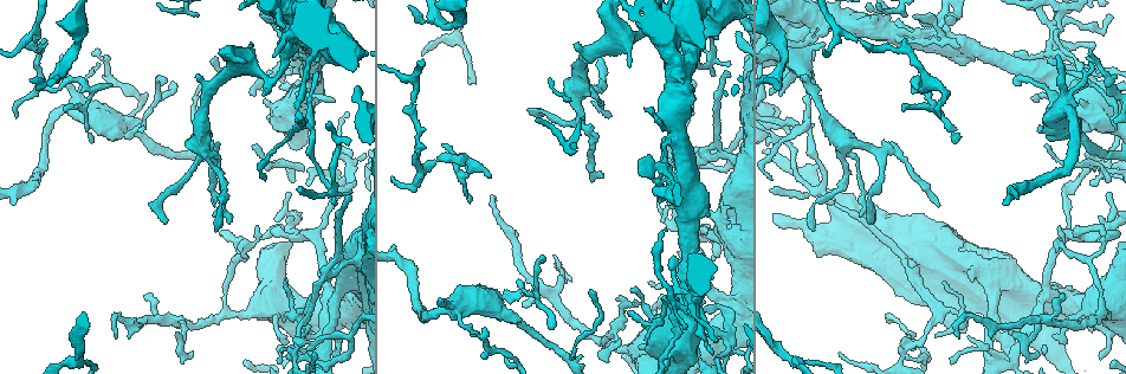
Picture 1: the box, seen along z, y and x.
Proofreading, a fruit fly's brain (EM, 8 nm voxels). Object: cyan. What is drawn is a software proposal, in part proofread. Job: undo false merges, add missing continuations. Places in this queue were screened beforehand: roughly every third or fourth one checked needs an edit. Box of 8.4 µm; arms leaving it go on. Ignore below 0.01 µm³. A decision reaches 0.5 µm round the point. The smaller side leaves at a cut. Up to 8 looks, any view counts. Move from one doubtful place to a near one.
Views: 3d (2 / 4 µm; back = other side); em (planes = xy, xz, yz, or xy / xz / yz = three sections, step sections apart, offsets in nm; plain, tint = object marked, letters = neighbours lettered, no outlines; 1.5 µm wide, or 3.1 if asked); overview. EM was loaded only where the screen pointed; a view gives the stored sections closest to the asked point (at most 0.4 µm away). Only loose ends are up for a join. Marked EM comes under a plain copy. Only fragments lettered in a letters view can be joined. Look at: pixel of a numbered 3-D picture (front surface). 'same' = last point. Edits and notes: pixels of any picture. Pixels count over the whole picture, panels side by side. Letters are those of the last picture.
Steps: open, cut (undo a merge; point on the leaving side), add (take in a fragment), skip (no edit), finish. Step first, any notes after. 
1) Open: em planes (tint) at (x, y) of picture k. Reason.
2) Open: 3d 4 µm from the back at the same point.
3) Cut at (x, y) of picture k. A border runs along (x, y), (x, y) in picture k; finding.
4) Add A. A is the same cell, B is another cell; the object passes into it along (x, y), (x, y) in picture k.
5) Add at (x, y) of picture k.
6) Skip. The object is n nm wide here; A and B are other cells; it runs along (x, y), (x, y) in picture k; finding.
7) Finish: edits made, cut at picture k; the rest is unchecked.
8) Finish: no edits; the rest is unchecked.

Open: em planes (letters) at (1097, 65) of picture 1. Sharp bend.

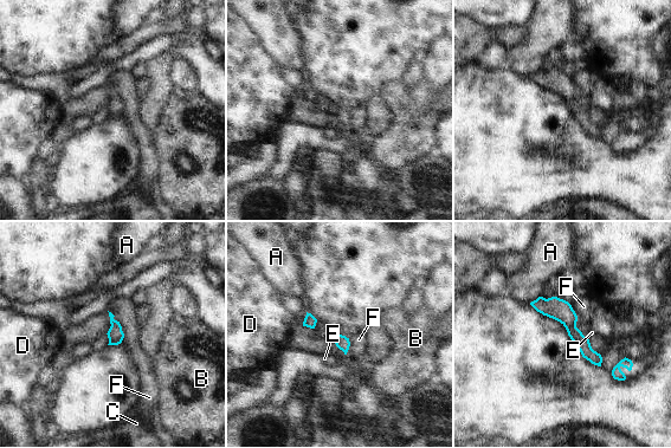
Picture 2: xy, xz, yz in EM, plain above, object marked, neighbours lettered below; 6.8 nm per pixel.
Skip. A, B, C, D, E and F are other cells; a border runs along (118, 323), (123, 333), (122, 342) in picture 2; all the same cell.

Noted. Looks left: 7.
Open: em planes (tint) at (519, 295) of picture 1. Abrupt turn.

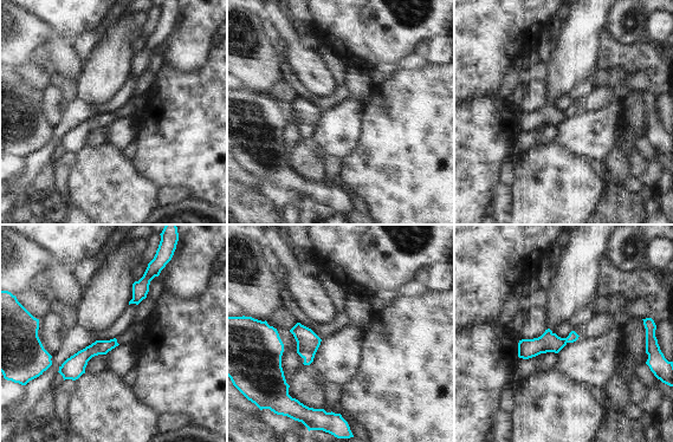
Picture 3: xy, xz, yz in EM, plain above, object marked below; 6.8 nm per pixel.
Open: em planes (letters) at the same point. What lies round it.

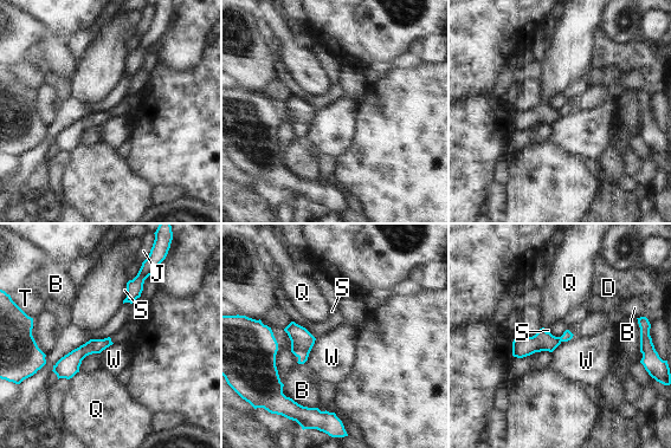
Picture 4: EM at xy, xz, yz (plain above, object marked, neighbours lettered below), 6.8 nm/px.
Skip. The object is 100 nm wide here; B, D, J, Q, S, T and W are other cells; a border runs along (316, 338), (308, 358), (301, 364) in picture 4; continuous, no second cell.

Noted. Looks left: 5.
Open: 3d 4 µm at (905, 342) of picture 1. Thin neck.

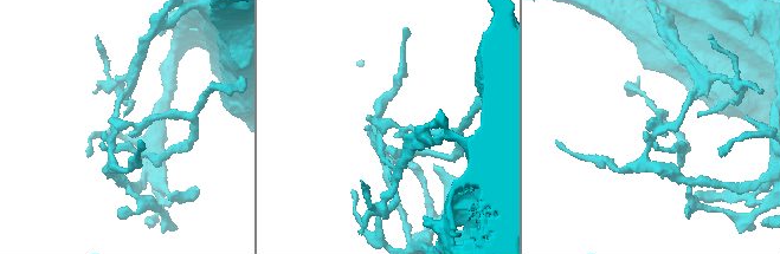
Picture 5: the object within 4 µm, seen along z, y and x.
Open: em planes (tint) at (116, 128) of picture 5.

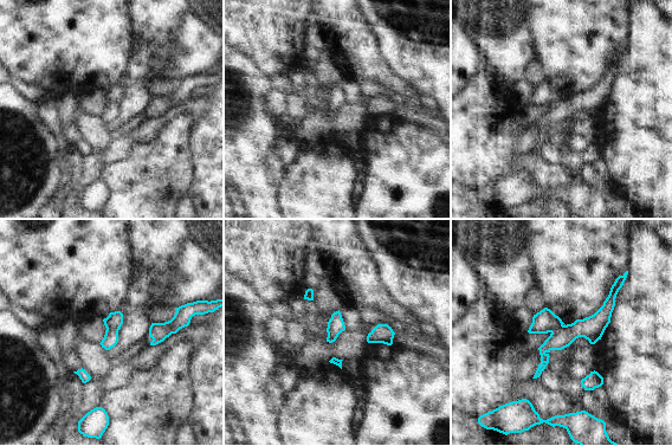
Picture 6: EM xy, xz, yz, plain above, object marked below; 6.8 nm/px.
Open: em planes (letters) at the same point. What lies round it.

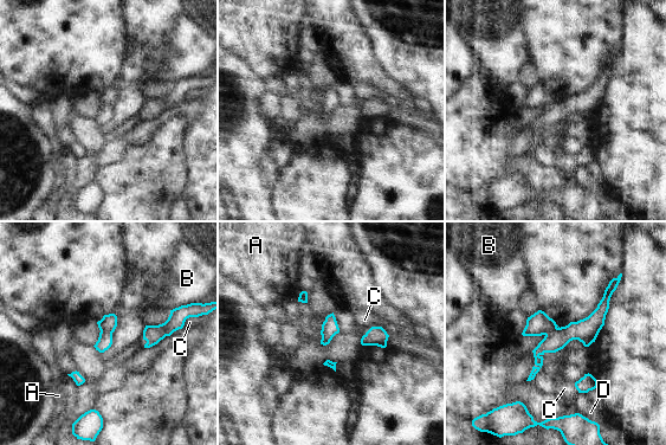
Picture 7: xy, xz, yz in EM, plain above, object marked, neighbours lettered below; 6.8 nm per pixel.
Cut at (586, 330) of picture 7. A, B, C and D are other cells; a second cell is stuck on.

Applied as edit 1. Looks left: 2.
Finish: edits made, cut at picture 7; the rest is unchecked.

